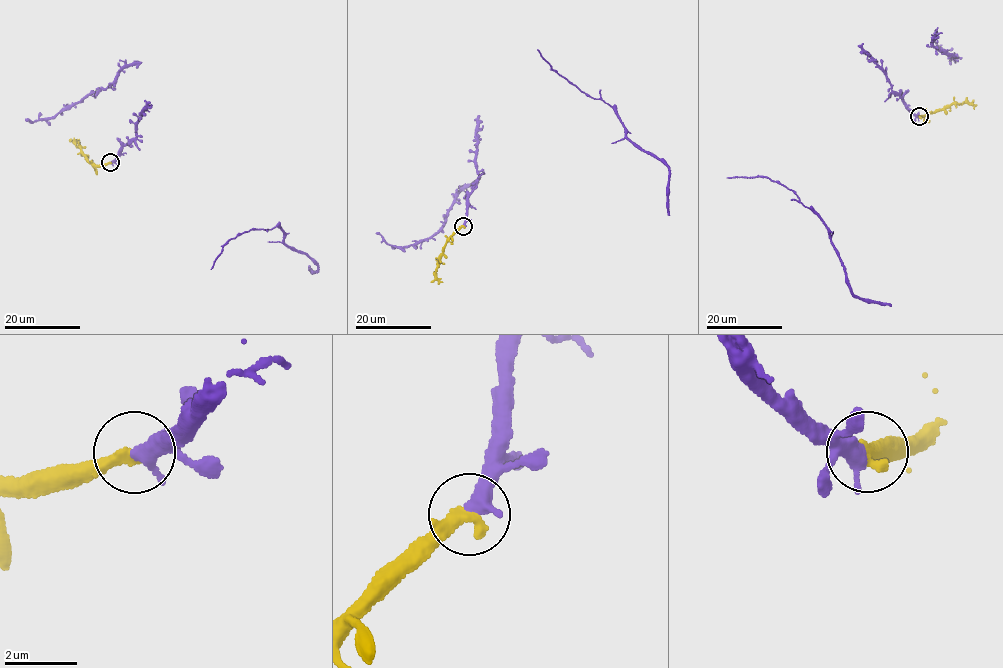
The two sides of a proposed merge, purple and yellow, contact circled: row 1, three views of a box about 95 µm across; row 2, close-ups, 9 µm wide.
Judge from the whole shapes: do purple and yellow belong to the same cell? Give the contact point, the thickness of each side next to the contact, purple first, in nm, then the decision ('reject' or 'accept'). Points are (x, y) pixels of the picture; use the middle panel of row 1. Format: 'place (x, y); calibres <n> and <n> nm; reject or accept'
place (463, 226); calibres 480 and 420 nm; accept

